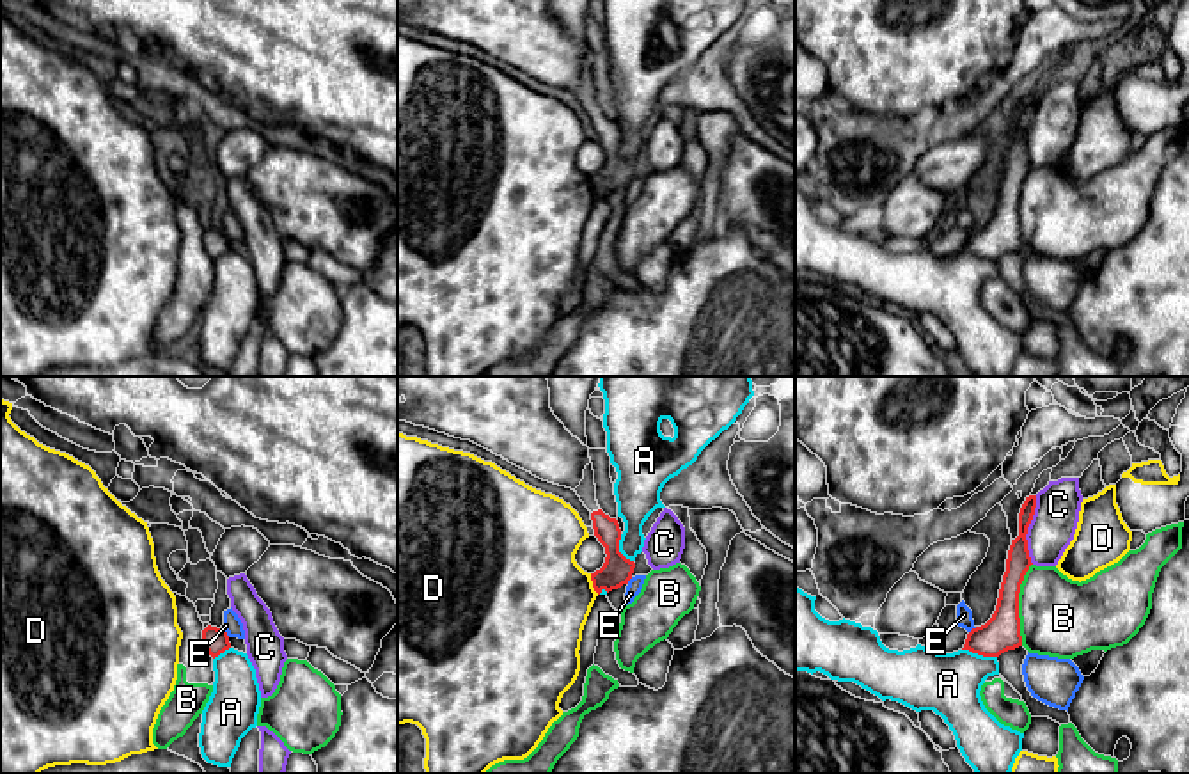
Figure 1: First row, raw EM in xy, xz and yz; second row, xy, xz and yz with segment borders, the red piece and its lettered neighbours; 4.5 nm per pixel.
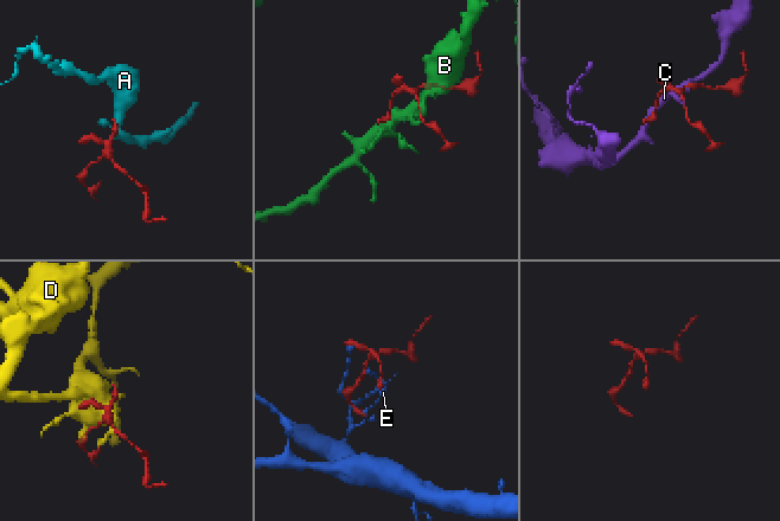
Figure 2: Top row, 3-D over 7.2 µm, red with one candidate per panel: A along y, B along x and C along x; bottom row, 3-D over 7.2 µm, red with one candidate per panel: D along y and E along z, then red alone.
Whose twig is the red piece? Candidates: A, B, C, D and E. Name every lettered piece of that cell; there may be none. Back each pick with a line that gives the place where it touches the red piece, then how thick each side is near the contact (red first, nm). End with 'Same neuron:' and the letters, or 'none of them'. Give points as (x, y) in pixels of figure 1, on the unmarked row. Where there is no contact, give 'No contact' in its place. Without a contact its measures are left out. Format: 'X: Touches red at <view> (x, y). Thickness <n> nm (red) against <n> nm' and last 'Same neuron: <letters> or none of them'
Same neuron: none of them

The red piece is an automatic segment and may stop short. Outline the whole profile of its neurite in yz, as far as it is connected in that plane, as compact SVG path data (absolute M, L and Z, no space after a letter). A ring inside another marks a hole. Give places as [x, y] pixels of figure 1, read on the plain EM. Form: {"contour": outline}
{"contour": "M1036 98L1026 99L1019 115L1019 138L1012 142L1008 153L1006 174L1003 178L996 213L985 227L976 229L967 236L962 252L969 252L983 259L999 259L1008 252L1022 249L1019 195L1024 178L1033 167L1026 137L1035 117L1035 110Z"}

